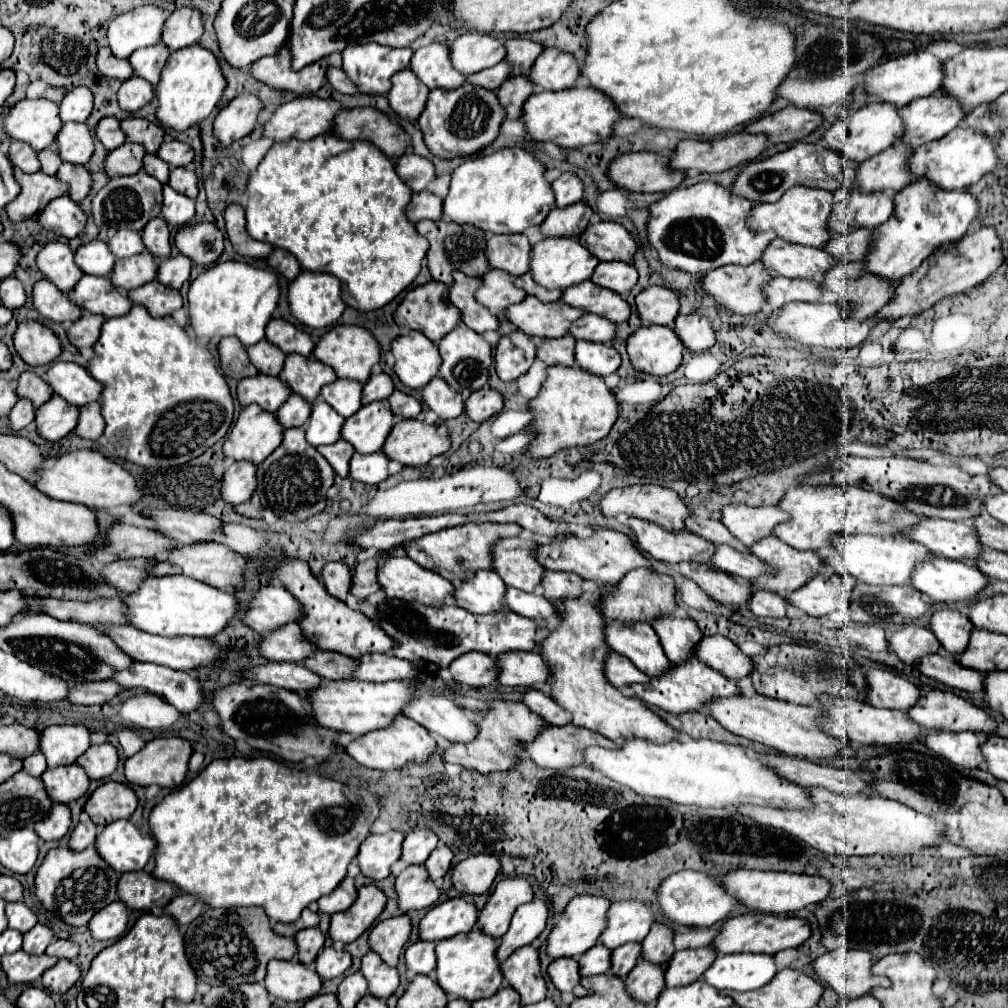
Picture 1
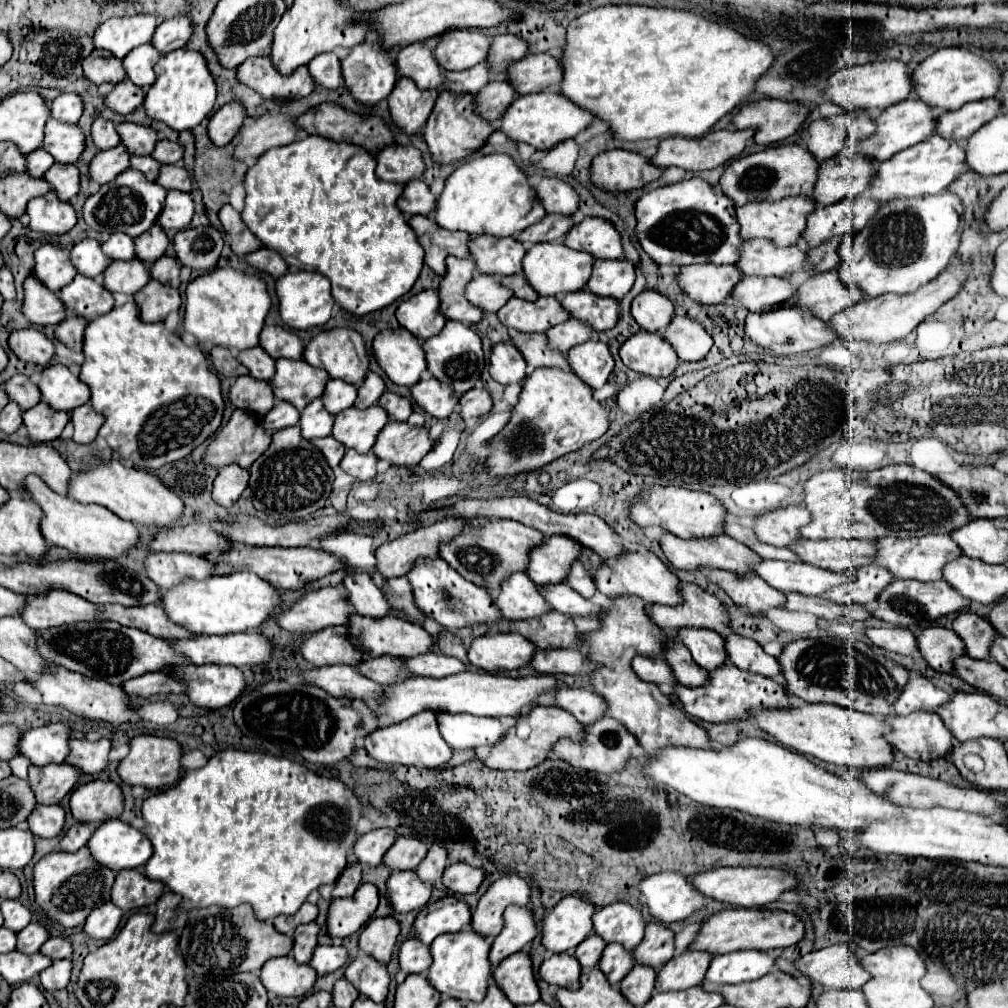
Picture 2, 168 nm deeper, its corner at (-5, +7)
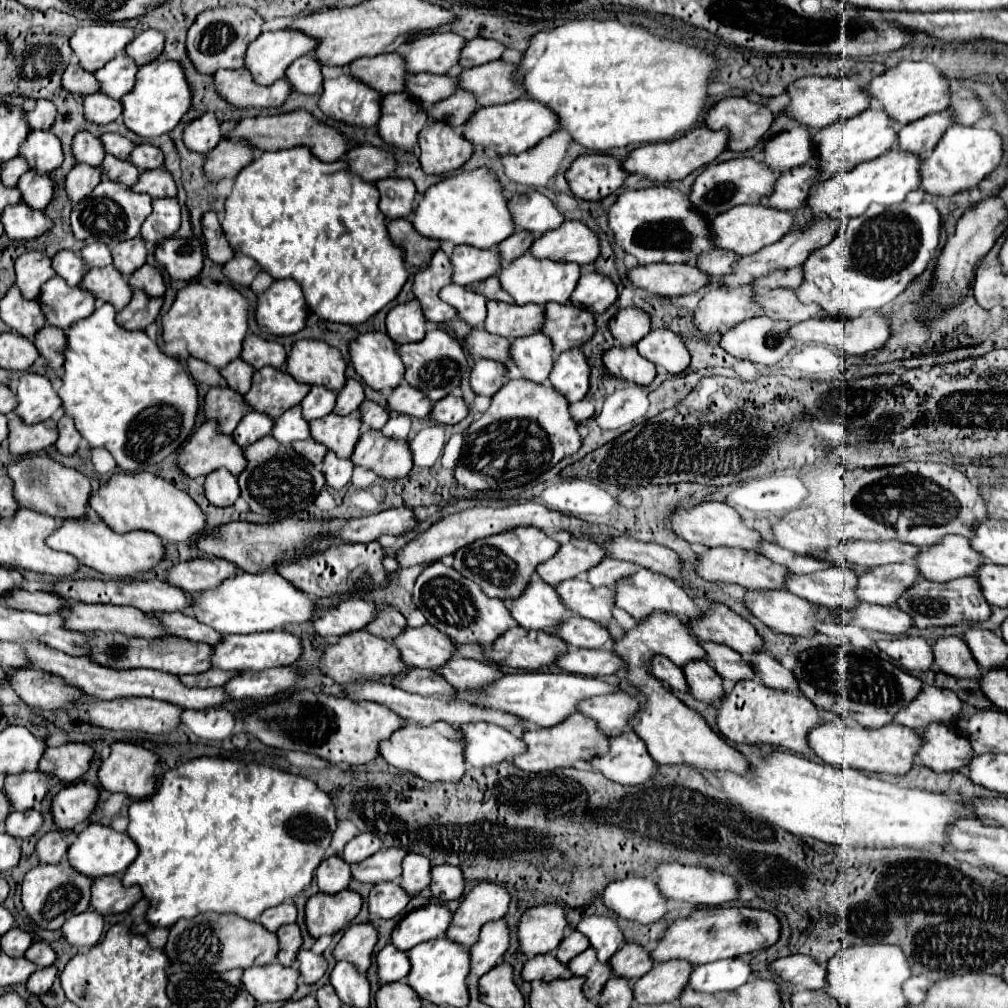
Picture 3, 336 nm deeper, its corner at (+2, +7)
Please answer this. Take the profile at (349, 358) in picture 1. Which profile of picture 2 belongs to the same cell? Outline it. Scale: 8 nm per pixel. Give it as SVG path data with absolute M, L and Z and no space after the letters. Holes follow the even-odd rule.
M333 328L323 330L311 338L305 348L305 362L315 368L323 368L329 372L331 378L341 378L349 384L361 384L367 370L369 370L369 352L365 346L365 338L353 328Z

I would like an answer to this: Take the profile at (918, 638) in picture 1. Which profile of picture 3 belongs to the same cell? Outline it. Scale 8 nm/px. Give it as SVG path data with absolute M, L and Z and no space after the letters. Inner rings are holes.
M938 638L934 644L934 664L944 674L956 676L956 678L980 678L982 670L978 662L974 660L968 644L958 638Z

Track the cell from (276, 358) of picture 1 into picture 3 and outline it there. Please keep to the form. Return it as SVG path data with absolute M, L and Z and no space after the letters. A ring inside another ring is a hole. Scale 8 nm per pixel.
M236 358L234 362L230 362L222 372L220 372L226 382L228 382L228 388L232 388L234 392L238 394L246 394L250 390L250 384L252 384L252 376L254 376L254 370L240 358Z

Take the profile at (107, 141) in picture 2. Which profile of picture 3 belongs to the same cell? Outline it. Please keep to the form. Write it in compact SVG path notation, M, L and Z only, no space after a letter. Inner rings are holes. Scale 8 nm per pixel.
M80 132L78 136L74 136L72 140L72 156L76 162L80 164L88 164L88 166L98 166L102 162L102 144L100 138L92 136L90 132Z

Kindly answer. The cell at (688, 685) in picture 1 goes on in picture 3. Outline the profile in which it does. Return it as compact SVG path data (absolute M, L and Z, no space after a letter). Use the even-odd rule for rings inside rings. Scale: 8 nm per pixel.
M760 678L736 682L734 688L728 690L726 698L716 704L716 708L716 724L728 740L738 744L782 746L802 756L814 754L808 744L808 734L812 728L824 722L820 710L806 696L794 696L792 692L774 692L772 688L764 686Z

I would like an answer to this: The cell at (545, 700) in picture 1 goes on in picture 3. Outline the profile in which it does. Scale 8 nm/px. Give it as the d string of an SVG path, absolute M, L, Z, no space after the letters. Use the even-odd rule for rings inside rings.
M620 692L610 696L596 696L580 704L580 712L598 720L598 726L602 726L608 736L620 736L624 732L630 732L630 720L636 716L638 708L640 702L636 698Z

